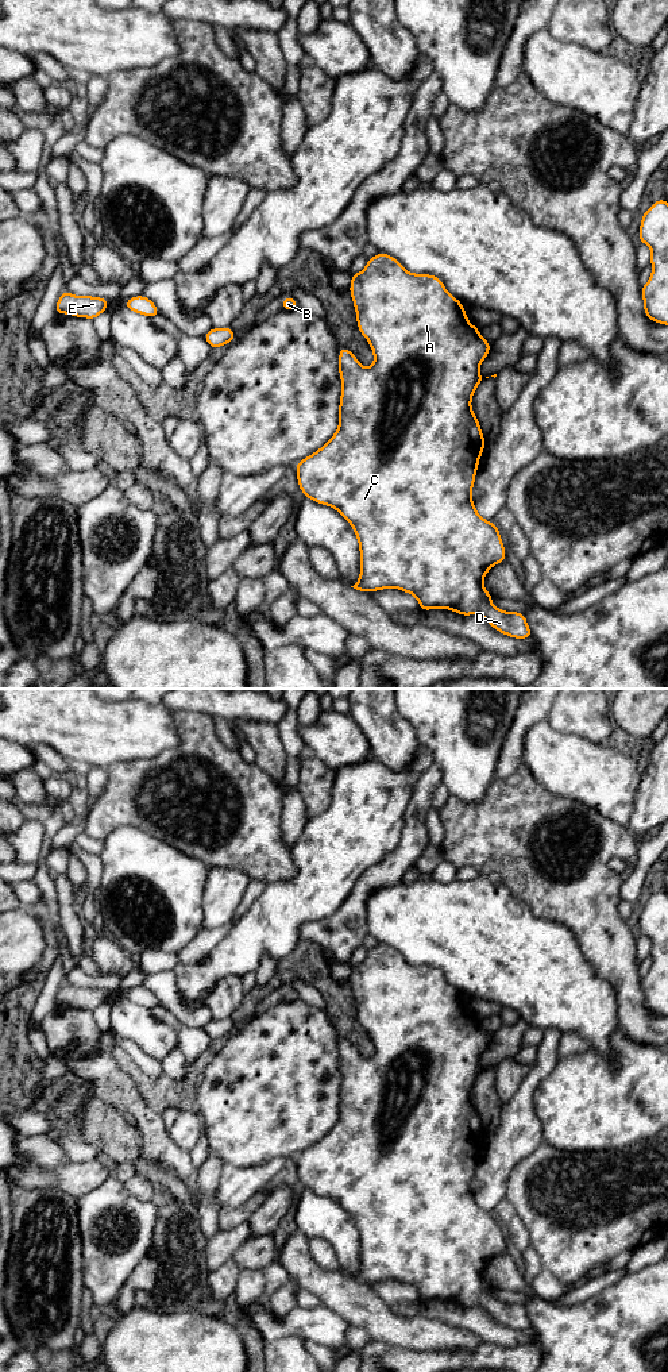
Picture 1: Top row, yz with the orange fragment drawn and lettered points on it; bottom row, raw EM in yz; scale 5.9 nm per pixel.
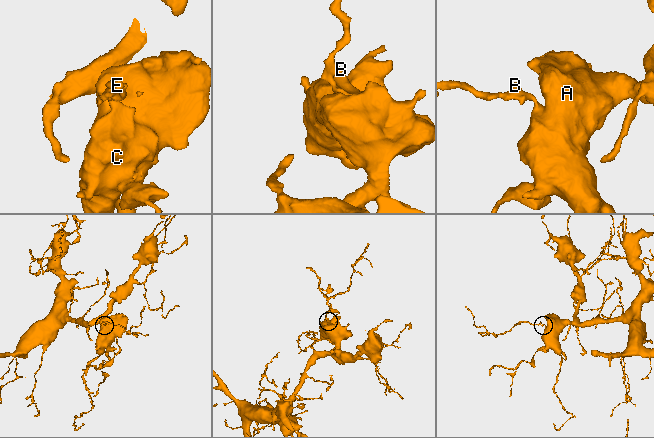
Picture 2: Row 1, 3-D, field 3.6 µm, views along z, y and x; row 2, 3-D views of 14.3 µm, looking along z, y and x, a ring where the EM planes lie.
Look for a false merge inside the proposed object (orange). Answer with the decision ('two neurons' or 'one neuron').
one neuron

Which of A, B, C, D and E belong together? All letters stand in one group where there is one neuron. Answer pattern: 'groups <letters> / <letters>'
groups A B C D E

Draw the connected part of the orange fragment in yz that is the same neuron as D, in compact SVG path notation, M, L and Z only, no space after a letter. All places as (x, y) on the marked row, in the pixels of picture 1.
M378 253L367 259L363 271L351 274L350 294L356 311L356 324L359 332L368 340L374 354L374 365L363 367L358 358L347 348L339 350L339 374L341 379L341 396L339 404L339 427L333 436L312 455L296 463L297 482L304 494L320 505L336 509L352 527L358 537L360 551L360 575L351 586L362 593L378 591L389 587L413 594L420 602L420 612L430 609L449 609L460 616L480 614L498 632L513 639L533 637L526 623L525 613L505 612L491 604L491 596L483 585L487 571L506 560L505 546L501 532L494 523L484 520L472 502L472 486L483 454L486 440L480 424L471 408L471 400L476 386L486 379L479 374L480 363L489 355L491 343L484 340L479 328L472 325L463 304L455 298L445 288L444 282L432 274L414 274L406 271L402 263L386 253Z

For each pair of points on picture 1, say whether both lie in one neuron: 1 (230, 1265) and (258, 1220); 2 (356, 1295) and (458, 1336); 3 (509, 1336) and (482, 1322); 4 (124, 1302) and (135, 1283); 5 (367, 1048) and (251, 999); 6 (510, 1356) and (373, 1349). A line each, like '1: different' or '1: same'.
1: same
2: same
3: same
4: same
5: same
6: same

